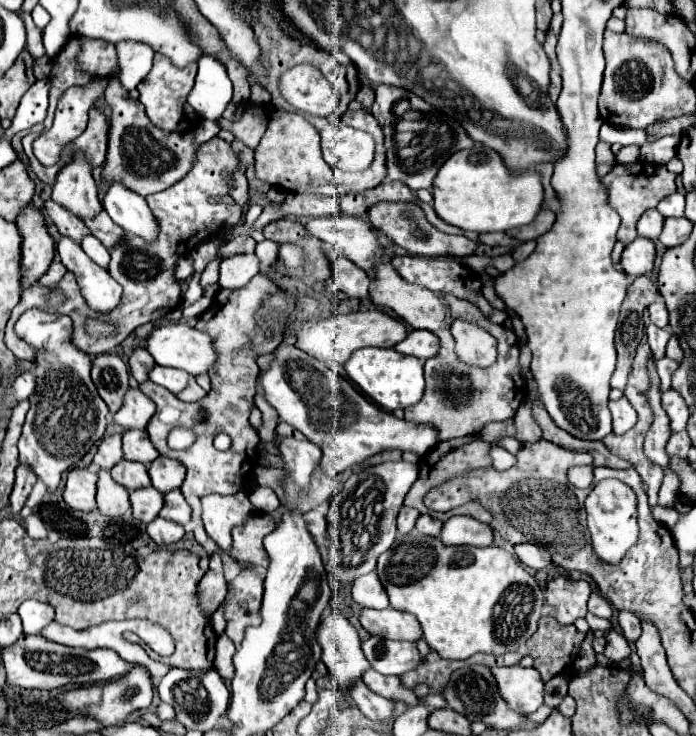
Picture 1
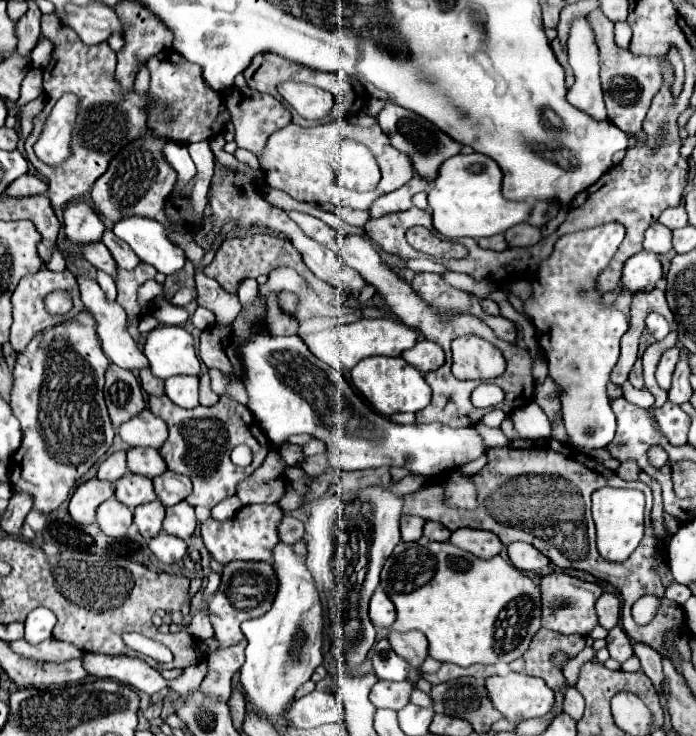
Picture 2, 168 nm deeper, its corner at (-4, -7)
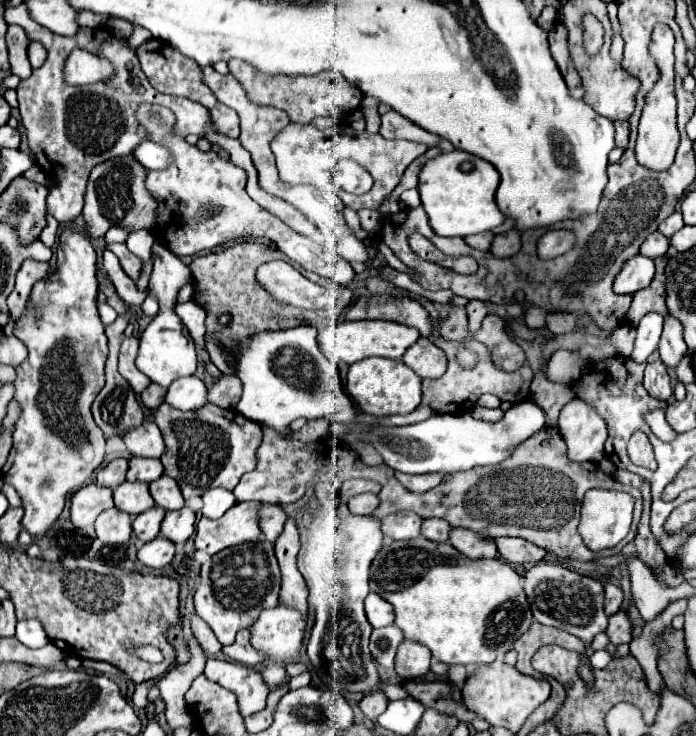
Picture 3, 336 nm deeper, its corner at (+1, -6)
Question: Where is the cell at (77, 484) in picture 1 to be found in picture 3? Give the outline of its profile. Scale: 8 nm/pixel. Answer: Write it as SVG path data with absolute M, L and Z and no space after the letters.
M95 483L81 487L71 497L71 521L75 527L83 529L95 523L97 515L105 509L113 507L111 489L97 487Z

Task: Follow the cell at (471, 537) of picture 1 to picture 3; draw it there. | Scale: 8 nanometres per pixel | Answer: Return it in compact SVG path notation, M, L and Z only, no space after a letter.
M453 529L451 535L449 535L449 541L451 541L451 545L457 551L461 551L469 559L483 559L483 557L493 559L493 557L497 557L495 541L493 539L479 537L475 531Z

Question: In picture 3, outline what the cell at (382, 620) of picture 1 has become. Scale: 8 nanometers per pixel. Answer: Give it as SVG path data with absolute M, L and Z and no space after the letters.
M403 641L397 657L395 657L395 671L403 679L415 679L415 677L425 677L431 667L431 651L423 647L417 641Z

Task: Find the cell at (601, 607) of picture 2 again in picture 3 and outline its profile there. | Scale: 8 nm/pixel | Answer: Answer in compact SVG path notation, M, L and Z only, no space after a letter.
M607 583L605 585L605 613L607 615L617 613L621 609L621 603L623 603L623 589L613 583Z

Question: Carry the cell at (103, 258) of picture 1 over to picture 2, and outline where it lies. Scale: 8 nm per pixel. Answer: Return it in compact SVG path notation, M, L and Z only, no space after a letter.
M98 270L98 272L96 272L96 282L98 282L100 288L106 292L108 298L112 298L112 300L116 298L116 284L114 284L114 278L112 278L110 274Z

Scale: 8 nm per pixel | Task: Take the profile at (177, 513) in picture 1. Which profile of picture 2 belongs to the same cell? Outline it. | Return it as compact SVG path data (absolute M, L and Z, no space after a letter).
M186 500L174 508L166 508L164 530L168 534L174 534L174 536L186 540L194 534L196 526L198 526L198 520L194 516L194 508Z

